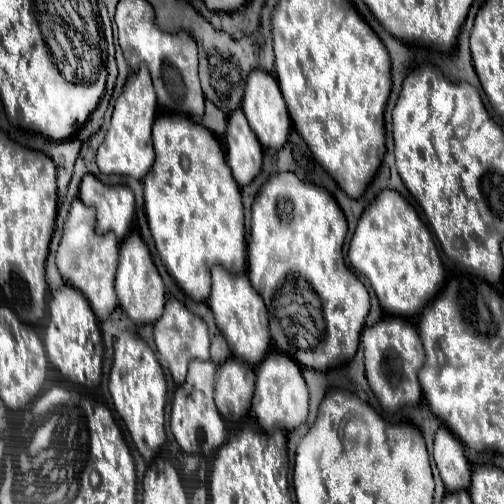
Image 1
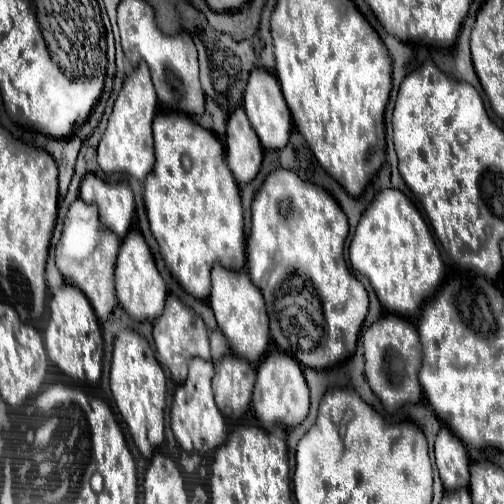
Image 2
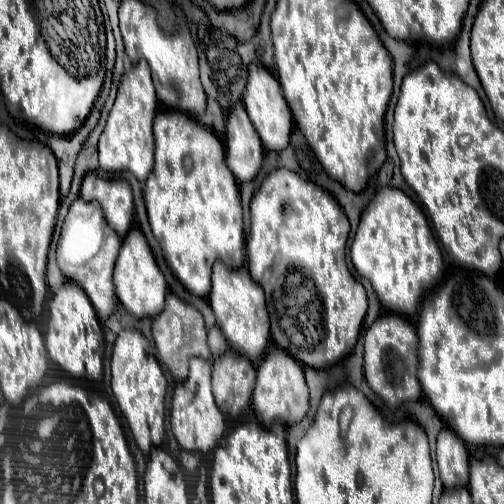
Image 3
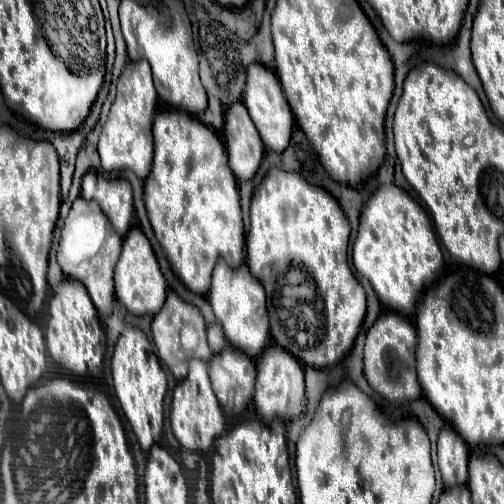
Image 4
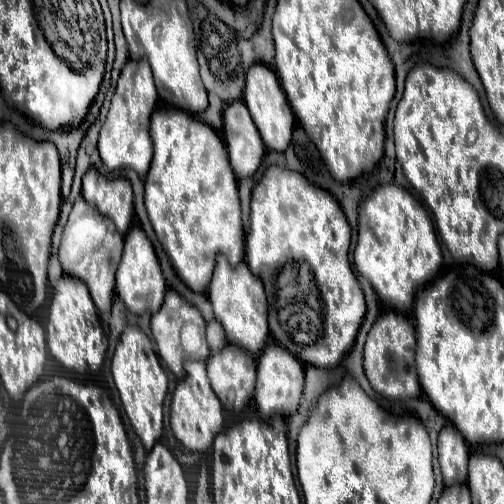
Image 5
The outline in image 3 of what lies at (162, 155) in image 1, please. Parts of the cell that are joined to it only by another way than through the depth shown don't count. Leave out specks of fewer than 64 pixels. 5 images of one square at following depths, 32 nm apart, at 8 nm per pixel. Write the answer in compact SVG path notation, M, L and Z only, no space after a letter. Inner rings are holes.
M160 112L154 118L154 142L156 142L156 162L144 186L144 202L148 210L148 220L152 234L160 242L164 258L172 274L182 282L182 286L200 298L208 296L210 272L216 260L222 260L228 268L242 268L244 264L244 224L242 224L242 204L238 184L224 160L224 146L214 136L212 130L200 126L184 112Z

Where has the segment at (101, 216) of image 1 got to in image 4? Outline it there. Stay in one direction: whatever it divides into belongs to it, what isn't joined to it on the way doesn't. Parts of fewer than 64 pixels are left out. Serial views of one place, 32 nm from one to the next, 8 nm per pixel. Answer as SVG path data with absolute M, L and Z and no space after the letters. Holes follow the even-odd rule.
M88 172L82 180L82 198L98 202L102 212L110 220L112 228L120 236L126 236L134 214L132 188L128 180L106 180L96 172Z

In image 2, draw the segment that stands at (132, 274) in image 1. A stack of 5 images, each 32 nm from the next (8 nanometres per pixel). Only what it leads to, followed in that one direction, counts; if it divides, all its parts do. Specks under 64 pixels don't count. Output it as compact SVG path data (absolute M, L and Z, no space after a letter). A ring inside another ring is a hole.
M136 230L130 232L120 244L120 254L118 254L118 264L116 264L116 296L118 296L120 306L130 314L130 318L138 322L144 322L144 320L152 322L164 310L166 284L154 264L154 258L150 254L146 240Z

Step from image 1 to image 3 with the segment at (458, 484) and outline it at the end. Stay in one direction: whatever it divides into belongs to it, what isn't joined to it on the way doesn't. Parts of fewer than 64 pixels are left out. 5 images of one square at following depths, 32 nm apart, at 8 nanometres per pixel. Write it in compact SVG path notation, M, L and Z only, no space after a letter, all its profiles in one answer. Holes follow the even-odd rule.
M444 426L436 440L436 464L444 488L468 486L468 450L464 442Z

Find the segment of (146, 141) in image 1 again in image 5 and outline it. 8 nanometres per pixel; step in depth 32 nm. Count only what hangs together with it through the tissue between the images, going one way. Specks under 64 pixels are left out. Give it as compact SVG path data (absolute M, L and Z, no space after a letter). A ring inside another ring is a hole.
M130 60L118 78L116 94L112 98L106 122L100 130L98 152L106 170L132 168L140 178L148 174L152 162L152 140L150 140L150 116L156 108L156 88L152 80L152 70L146 60Z

